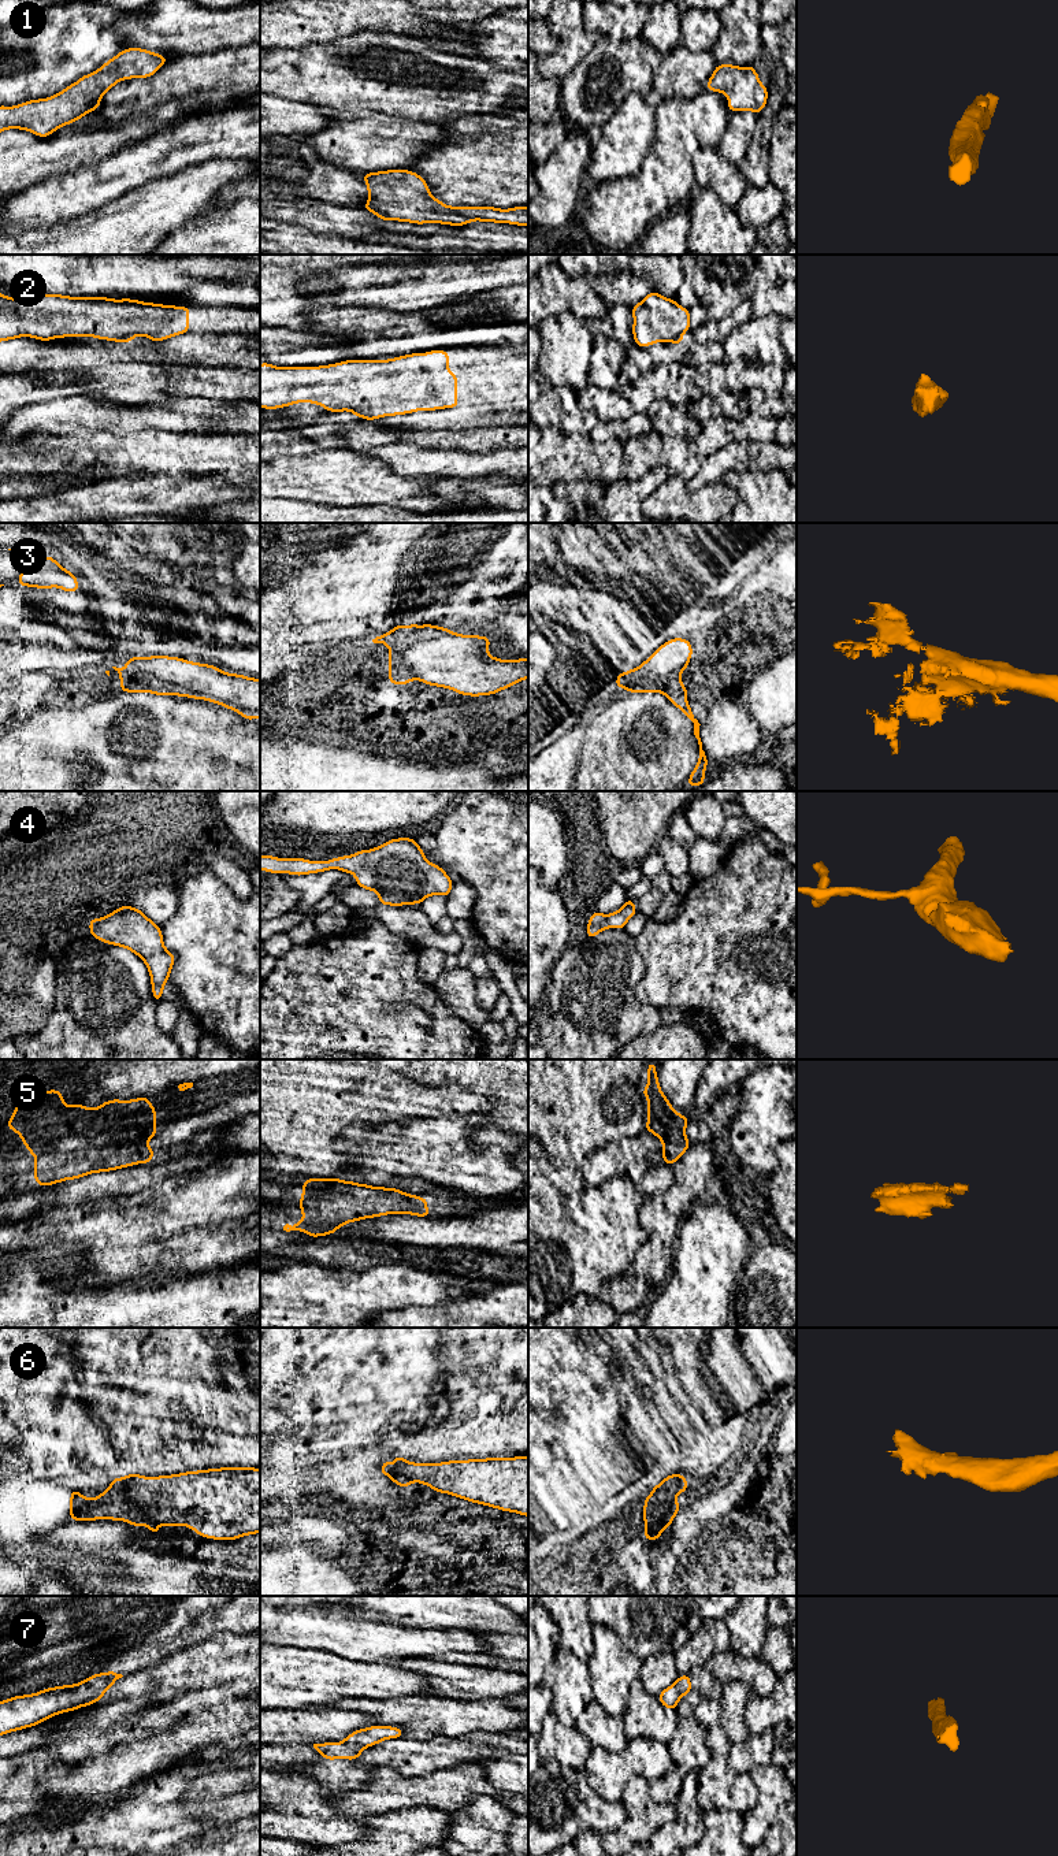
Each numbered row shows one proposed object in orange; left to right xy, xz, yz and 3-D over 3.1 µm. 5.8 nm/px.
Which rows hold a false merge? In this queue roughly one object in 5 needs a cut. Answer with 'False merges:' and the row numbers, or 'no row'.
False merges: no row

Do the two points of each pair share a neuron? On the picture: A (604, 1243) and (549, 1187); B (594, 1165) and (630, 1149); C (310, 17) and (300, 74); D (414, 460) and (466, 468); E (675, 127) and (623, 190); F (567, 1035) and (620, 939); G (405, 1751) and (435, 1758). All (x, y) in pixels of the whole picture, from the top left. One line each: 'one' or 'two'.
A: one
B: one
C: two
D: one
E: one
F: one
G: one

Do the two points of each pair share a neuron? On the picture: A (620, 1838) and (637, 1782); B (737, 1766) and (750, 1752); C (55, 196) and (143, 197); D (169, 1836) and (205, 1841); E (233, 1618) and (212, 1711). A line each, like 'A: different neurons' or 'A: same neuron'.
A: same neuron
B: same neuron
C: different neurons
D: different neurons
E: different neurons

